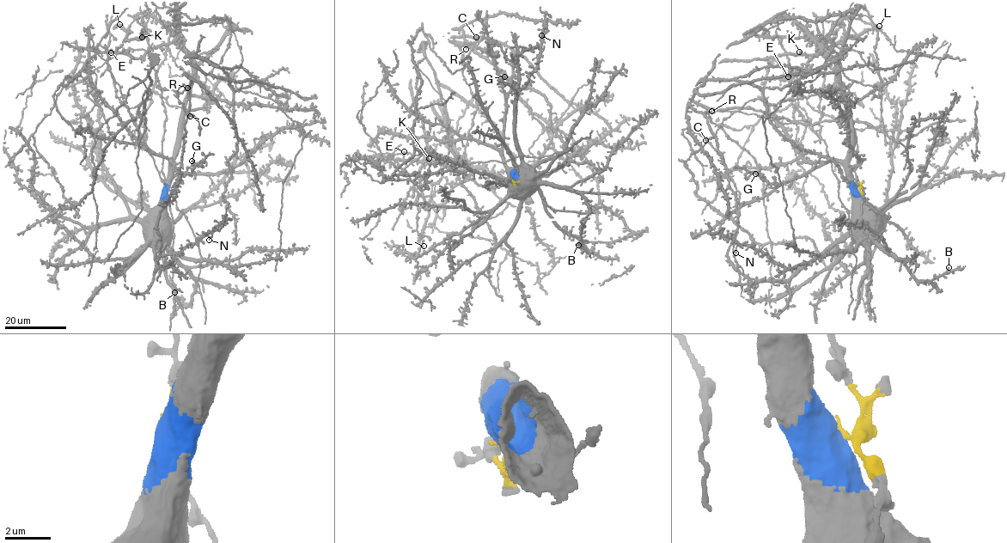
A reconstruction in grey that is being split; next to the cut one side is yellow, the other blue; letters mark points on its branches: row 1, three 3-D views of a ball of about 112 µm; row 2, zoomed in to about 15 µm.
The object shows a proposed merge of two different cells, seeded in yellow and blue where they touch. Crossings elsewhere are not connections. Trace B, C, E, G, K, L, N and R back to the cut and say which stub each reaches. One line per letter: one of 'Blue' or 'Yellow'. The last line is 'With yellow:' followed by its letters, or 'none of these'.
B: Blue
C: Yellow
E: Blue
G: Blue
K: Yellow
L: Yellow
N: Blue
R: Yellow
With yellow: C, K, L, R

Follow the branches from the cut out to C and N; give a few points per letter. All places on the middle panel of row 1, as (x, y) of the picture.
C: (513, 178), (495, 189), (466, 179), (464, 151), (477, 100), (462, 75), (463, 61), (481, 38), (476, 37)
N: (513, 178), (512, 174), (523, 164), (514, 134), (517, 92), (536, 65), (541, 35)

